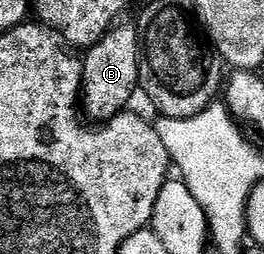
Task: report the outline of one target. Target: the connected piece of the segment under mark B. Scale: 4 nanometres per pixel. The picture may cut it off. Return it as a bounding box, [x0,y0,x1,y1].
[80,24,141,123]

